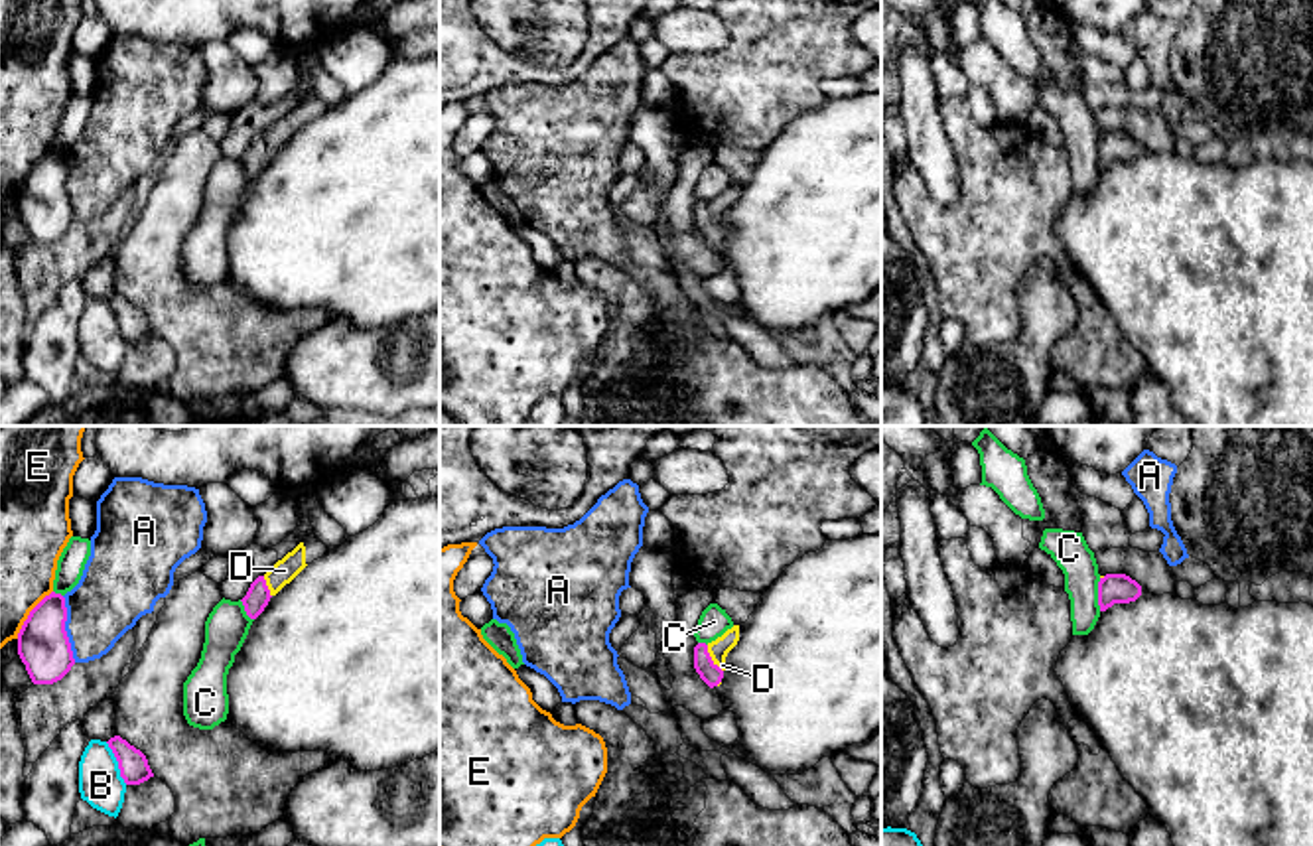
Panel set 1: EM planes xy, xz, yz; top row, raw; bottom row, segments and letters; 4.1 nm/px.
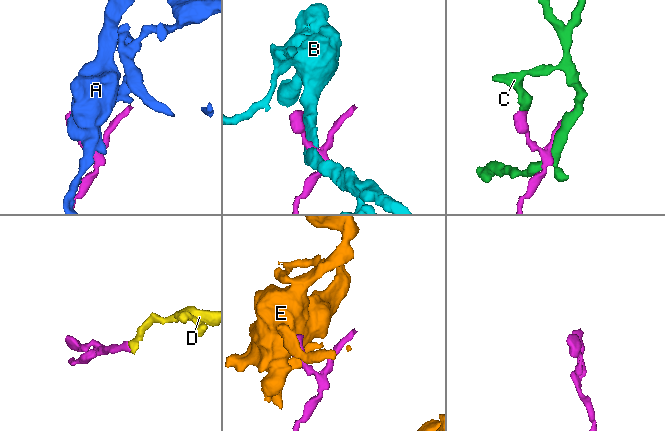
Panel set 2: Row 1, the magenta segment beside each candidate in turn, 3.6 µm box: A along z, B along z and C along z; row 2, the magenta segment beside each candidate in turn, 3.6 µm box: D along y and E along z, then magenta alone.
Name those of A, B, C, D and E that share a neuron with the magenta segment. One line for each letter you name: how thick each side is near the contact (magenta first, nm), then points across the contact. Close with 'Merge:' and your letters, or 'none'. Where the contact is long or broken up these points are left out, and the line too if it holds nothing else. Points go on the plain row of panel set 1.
D: 90/90 nm | across xz (710, 231), (710, 217), (718, 208)
Merge: D

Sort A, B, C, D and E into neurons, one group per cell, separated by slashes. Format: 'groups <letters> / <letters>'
groups A / B / C / D / E

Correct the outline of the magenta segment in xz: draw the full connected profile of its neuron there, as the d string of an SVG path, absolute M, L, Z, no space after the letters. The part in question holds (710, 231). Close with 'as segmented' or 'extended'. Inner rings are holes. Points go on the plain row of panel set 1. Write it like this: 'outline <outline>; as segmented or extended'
outline M739 183L727 187L712 201L698 201L694 205L694 227L700 237L710 245L720 245L726 229L726 215L739 199Z; extended

